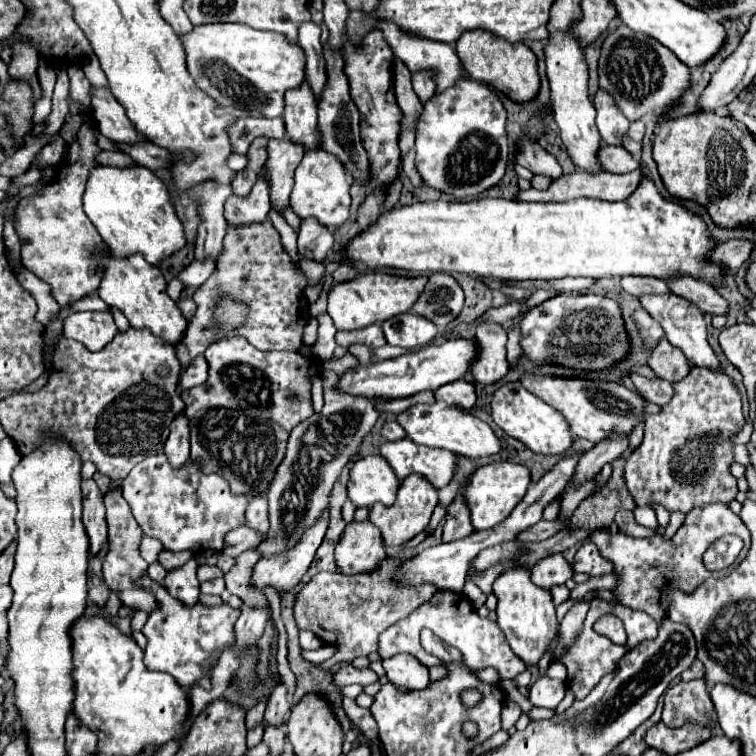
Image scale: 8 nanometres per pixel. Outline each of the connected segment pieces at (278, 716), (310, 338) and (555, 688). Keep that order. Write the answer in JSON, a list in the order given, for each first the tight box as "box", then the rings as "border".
[{"box":[265,684,291,726],"border":[[[281,684],[269,696],[269,702],[265,708],[265,724],[281,726],[285,722],[289,710],[291,710],[291,698],[287,696],[287,688]]]},{"box":[303,318,318,346],"border":[[[311,318],[307,323],[307,326],[304,328],[303,332],[303,343],[308,346],[312,346],[315,344],[318,337],[318,321],[316,318]]]},{"box":[529,678,565,708],"border":[[[539,678],[531,690],[529,690],[529,700],[533,702],[533,706],[541,706],[541,708],[557,708],[557,704],[563,700],[565,696],[565,682],[561,680],[553,680],[553,678]]]}]

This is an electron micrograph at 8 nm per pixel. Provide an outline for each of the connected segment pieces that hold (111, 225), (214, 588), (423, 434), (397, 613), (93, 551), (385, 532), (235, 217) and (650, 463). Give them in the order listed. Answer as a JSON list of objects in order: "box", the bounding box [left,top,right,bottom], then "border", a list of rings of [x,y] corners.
[{"box":[83,166,187,264],"border":[[[143,166],[93,168],[83,196],[83,206],[85,214],[117,260],[131,258],[131,254],[143,254],[149,264],[159,264],[187,246],[183,222],[175,212],[167,186]]]},{"box":[201,578,225,594],"border":[[[223,578],[201,582],[201,592],[203,594],[221,594],[223,590],[225,590],[225,580]]]},{"box":[397,402,503,458],"border":[[[441,402],[411,406],[409,410],[405,410],[405,412],[401,412],[397,416],[397,422],[405,428],[407,436],[415,444],[449,450],[449,452],[459,454],[459,456],[483,458],[483,456],[499,454],[503,450],[499,438],[495,436],[495,432],[491,430],[491,426],[487,422],[483,422],[477,416],[467,414],[467,412],[459,410],[459,408],[449,408],[447,404],[441,404]]]},{"box":[293,558,437,668],"border":[[[385,558],[373,572],[353,576],[343,572],[319,572],[297,592],[293,614],[299,630],[311,630],[319,640],[337,646],[337,654],[323,662],[323,668],[377,652],[379,634],[409,616],[419,604],[427,602],[437,592],[435,584],[429,582],[417,586],[399,584],[395,574],[405,560],[407,558]]]},{"box":[81,478,107,558],"border":[[[93,478],[83,480],[81,490],[83,490],[83,524],[89,536],[89,556],[95,558],[101,552],[103,542],[107,540],[103,494],[99,492]]]},{"box":[369,474,437,548],"border":[[[411,474],[401,482],[395,504],[391,504],[391,506],[373,504],[369,520],[381,530],[385,548],[403,546],[403,544],[407,544],[411,538],[415,538],[419,532],[423,532],[427,528],[435,506],[437,506],[437,490],[433,488],[433,484],[429,484],[427,478],[423,478],[421,474]]]},{"box":[225,176,271,224],"border":[[[263,176],[257,178],[255,186],[247,196],[231,194],[225,202],[225,220],[229,224],[247,224],[247,222],[263,222],[267,212],[271,210],[269,204],[269,188]]]},{"box":[623,368,745,512],"border":[[[693,368],[687,378],[673,384],[673,400],[661,408],[659,414],[651,414],[645,420],[645,436],[637,450],[625,462],[623,480],[637,506],[661,504],[669,512],[691,512],[693,508],[723,502],[729,504],[737,496],[737,478],[731,474],[733,442],[731,438],[739,434],[745,426],[745,416],[741,410],[741,396],[735,390],[731,378],[725,372],[707,372],[703,368]]]}]

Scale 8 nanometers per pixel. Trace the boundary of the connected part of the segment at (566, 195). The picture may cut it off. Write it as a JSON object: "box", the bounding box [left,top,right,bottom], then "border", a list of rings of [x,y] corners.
{"box":[519,170,643,202],"border":[[[575,170],[573,174],[563,174],[561,180],[553,180],[551,186],[547,190],[525,190],[525,192],[519,192],[519,200],[527,200],[527,202],[567,202],[567,200],[573,200],[573,198],[599,198],[599,200],[609,200],[609,202],[617,202],[617,200],[627,200],[635,188],[641,184],[643,180],[643,170],[635,170],[635,172],[629,172],[629,174],[611,174],[611,172],[601,172],[597,176],[591,176],[583,170]]]}

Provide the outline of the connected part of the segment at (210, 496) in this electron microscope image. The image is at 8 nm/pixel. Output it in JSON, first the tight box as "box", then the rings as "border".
{"box":[125,454,249,552],"border":[[[163,454],[147,456],[147,460],[129,472],[125,480],[125,500],[143,534],[157,538],[173,552],[221,550],[223,536],[245,524],[245,508],[249,504],[245,496],[233,496],[227,480],[221,476],[207,476],[191,462],[179,470],[171,468]]]}

